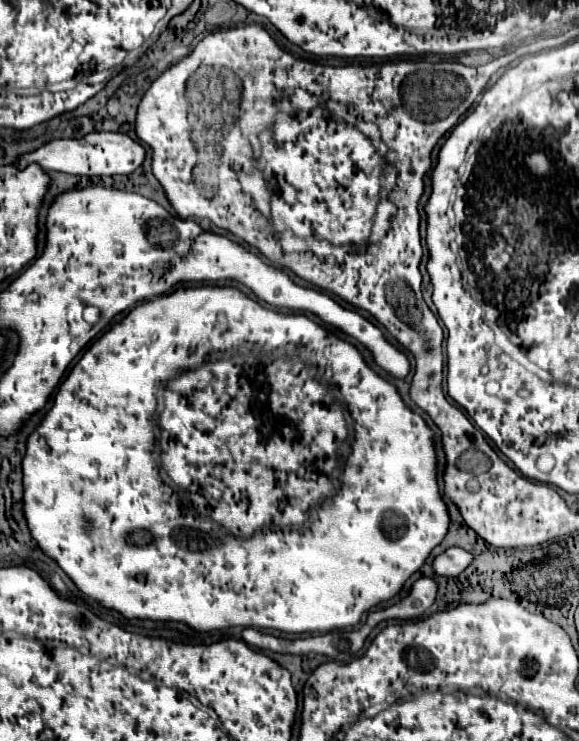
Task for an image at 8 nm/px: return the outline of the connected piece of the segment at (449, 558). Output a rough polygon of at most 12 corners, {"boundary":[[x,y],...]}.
{"boundary":[[451,547],[437,555],[437,575],[457,577],[471,563],[473,553]]}

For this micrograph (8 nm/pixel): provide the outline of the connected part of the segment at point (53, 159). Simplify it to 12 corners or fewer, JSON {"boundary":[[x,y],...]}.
{"boundary":[[127,133],[53,139],[21,157],[45,171],[127,175],[145,147]]}

